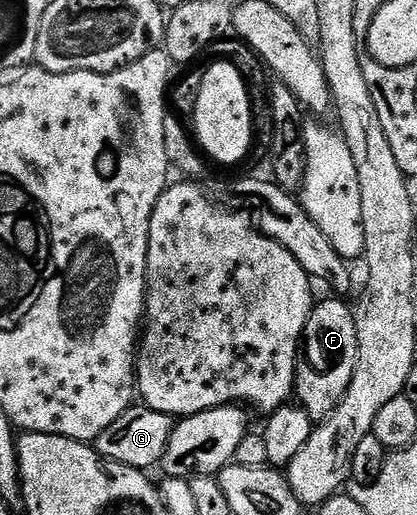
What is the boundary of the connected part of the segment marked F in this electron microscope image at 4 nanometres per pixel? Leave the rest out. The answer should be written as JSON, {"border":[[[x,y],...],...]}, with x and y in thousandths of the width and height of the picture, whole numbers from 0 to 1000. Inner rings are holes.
{"border":[[[775,581],[746,598],[746,614],[727,641],[727,662],[717,678],[717,703],[707,707],[707,767],[715,788],[729,790],[751,817],[772,817],[808,794],[847,740],[847,724],[861,707],[856,678],[856,631],[844,590],[813,581]]]}

